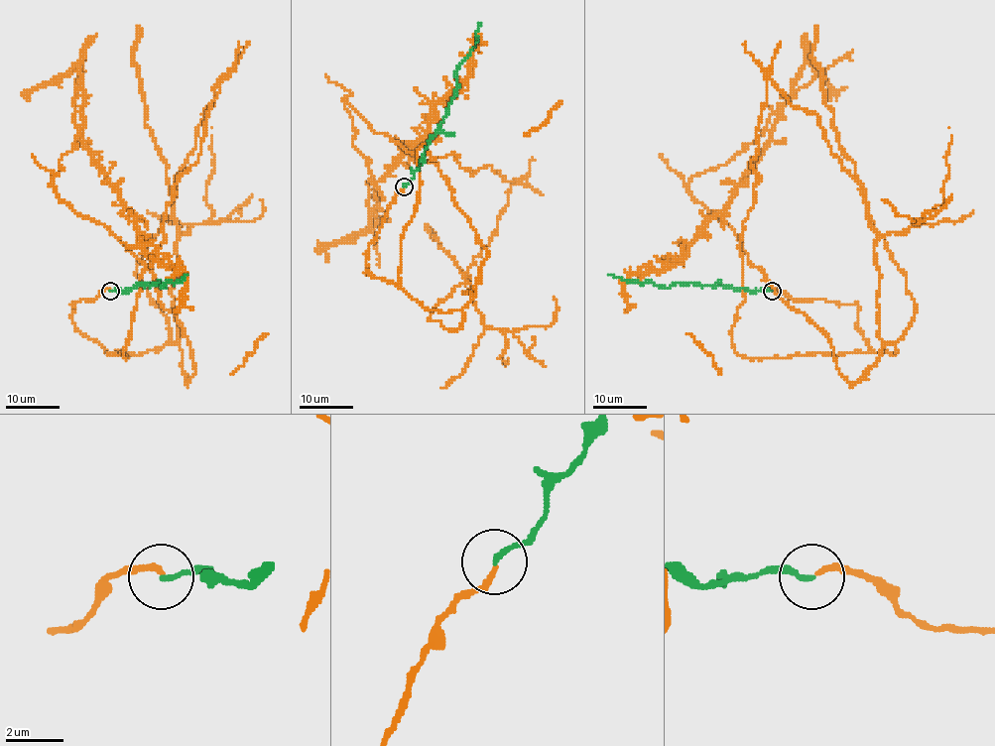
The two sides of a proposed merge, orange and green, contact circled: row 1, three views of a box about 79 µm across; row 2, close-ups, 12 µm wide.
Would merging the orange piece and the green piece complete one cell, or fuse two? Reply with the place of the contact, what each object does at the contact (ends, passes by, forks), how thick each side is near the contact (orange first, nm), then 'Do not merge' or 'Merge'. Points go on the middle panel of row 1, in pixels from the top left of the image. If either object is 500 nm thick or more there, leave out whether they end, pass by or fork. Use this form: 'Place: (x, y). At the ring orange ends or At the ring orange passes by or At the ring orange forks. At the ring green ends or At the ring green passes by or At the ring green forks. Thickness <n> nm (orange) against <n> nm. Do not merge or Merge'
Place: (404, 186). At the ring orange ends. At the ring green ends. Thickness 180 nm (orange) against 170 nm. Merge

